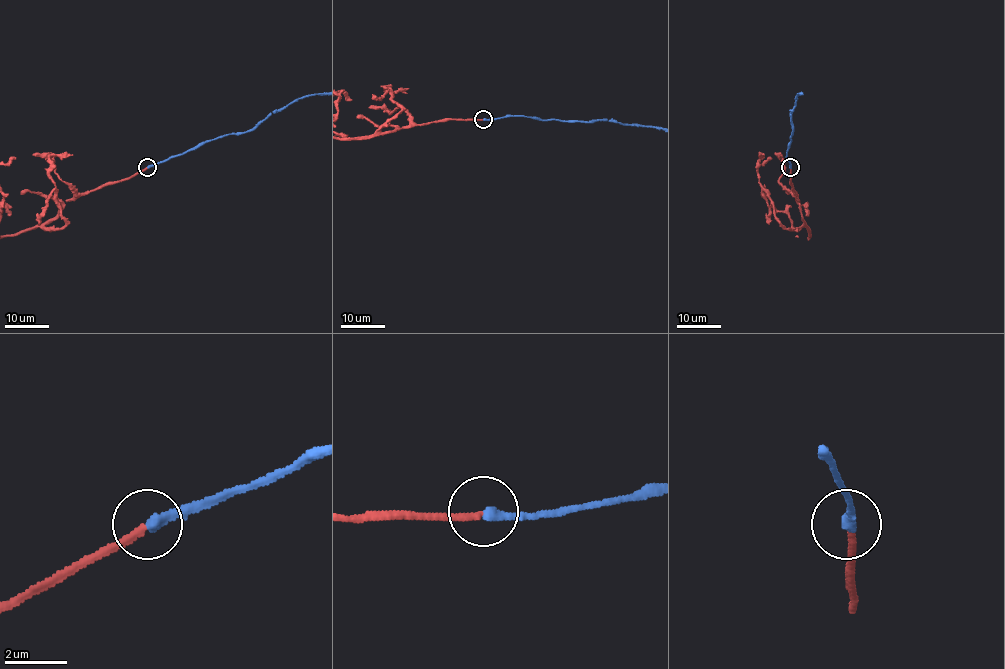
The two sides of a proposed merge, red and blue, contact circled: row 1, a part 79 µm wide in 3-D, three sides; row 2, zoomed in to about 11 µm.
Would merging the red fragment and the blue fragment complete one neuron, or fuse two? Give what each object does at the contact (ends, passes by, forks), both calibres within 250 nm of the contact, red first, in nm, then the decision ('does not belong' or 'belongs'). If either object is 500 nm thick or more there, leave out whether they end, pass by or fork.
red ends; blue ends; calibres 200 and 340 nm; belongs

